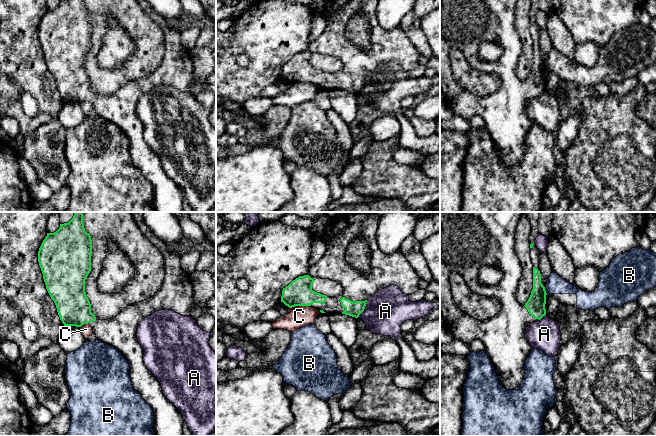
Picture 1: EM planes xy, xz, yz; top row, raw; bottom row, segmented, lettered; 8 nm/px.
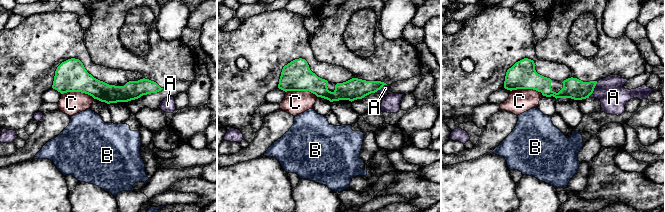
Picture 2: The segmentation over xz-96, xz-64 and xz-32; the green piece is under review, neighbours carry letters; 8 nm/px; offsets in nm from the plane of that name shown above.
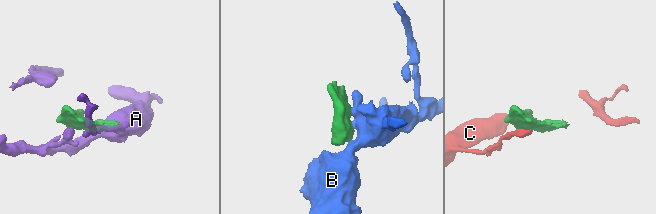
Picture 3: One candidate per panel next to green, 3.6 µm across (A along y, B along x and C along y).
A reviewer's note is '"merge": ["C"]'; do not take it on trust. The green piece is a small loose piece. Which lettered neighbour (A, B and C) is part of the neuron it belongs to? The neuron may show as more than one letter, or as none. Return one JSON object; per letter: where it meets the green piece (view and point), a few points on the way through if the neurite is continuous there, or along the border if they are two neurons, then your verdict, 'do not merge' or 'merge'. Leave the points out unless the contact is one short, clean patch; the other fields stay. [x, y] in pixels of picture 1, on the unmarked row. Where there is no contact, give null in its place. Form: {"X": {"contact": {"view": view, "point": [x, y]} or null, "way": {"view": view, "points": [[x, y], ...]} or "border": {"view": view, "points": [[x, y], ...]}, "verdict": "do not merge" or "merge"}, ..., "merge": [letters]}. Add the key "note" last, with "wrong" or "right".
{"A": {"contact": {"view": "xz", "point": [364, 84]}, "verdict": "do not merge"}, "B": {"contact": {"view": "yz", "point": [545, 66]}, "verdict": "do not merge"}, "C": {"contact": {"view": "xz", "point": [300, 81]}, "border": {"view": "xz", "points": [[310, 81], [295, 81], [290, 84]]}, "verdict": "do not merge"}, "merge": [], "note": "wrong"}

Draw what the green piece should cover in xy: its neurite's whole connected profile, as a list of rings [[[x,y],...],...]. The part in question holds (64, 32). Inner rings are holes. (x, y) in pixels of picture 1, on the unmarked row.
[[[60,0],[54,9],[47,9],[38,27],[46,65],[54,77],[64,102],[81,103],[96,97],[85,68],[85,56],[91,47],[92,16],[84,0]]]

